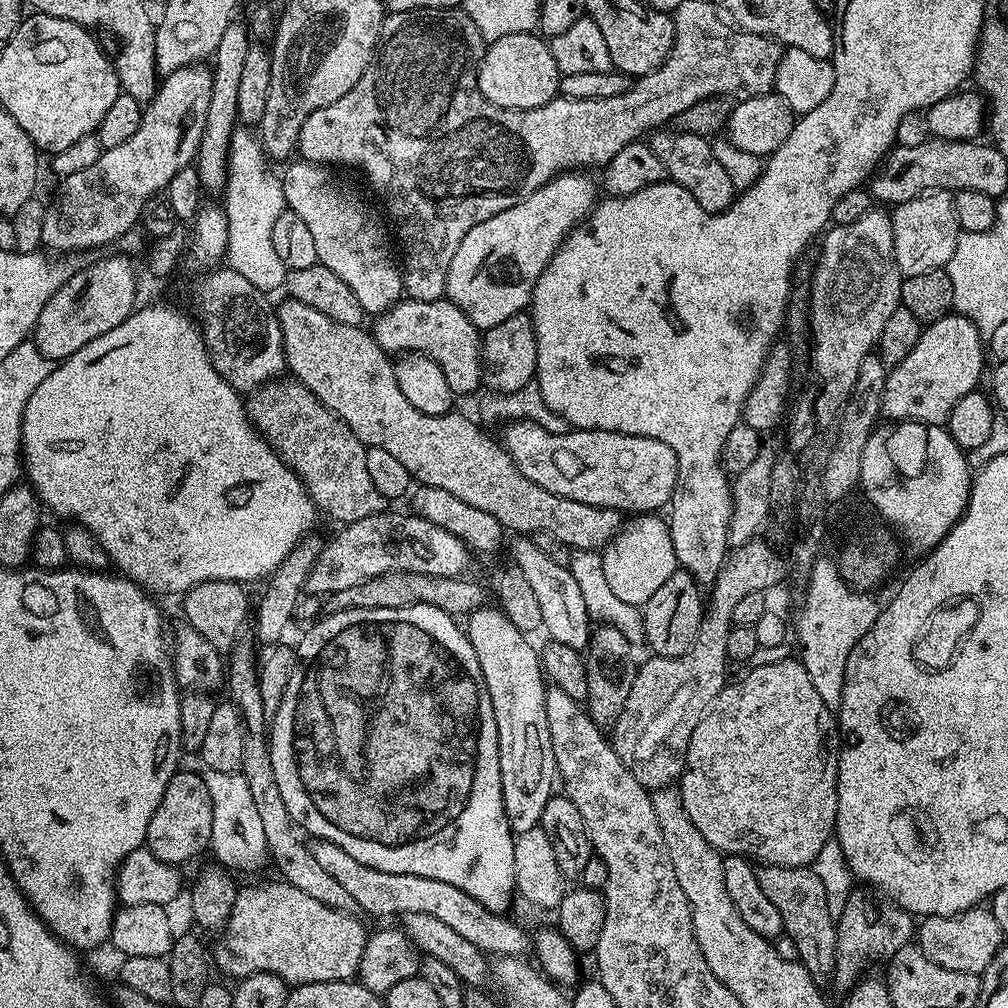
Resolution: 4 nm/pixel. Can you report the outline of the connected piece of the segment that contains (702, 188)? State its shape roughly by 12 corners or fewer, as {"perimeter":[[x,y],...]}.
{"perimeter":[[657,130],[646,142],[667,179],[708,213],[736,189],[707,137]]}

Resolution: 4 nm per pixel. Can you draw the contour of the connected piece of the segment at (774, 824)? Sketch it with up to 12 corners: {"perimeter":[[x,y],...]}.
{"perimeter":[[799,659],[725,683],[678,791],[721,854],[833,839],[838,720]]}

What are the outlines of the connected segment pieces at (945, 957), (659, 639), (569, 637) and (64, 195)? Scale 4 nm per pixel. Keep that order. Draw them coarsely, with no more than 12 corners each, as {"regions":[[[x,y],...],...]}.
{"regions":[[[992,911],[923,917],[918,943],[946,970],[983,974],[1006,943]],[[677,570],[642,605],[657,656],[686,654],[704,621],[706,596]],[[520,534],[527,578],[548,640],[587,649],[590,617],[569,565]],[[211,67],[167,73],[138,130],[59,181],[44,244],[123,241],[195,161]]]}

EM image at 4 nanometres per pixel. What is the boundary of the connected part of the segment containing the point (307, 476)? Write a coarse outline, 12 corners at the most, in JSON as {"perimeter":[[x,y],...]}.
{"perimeter":[[299,380],[248,419],[308,497],[346,525],[385,511],[368,448]]}

